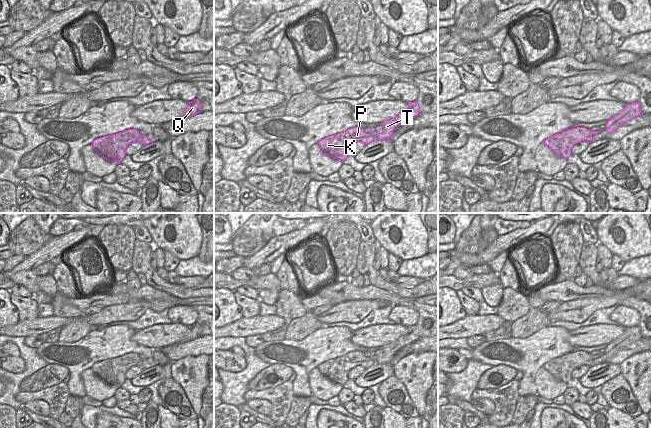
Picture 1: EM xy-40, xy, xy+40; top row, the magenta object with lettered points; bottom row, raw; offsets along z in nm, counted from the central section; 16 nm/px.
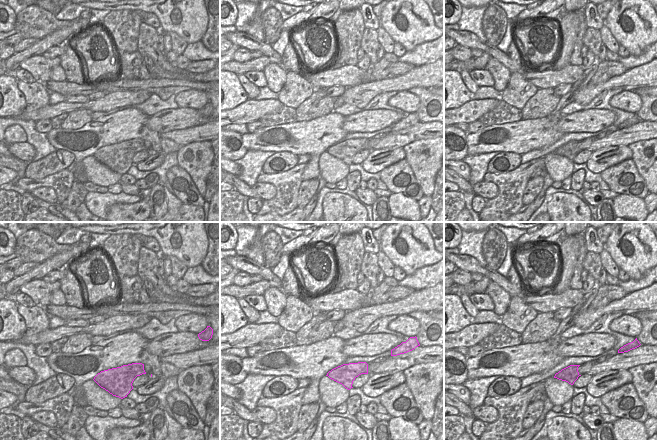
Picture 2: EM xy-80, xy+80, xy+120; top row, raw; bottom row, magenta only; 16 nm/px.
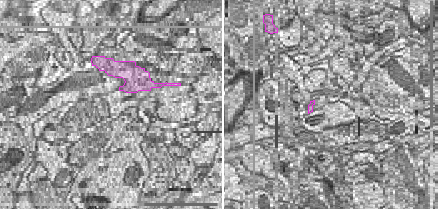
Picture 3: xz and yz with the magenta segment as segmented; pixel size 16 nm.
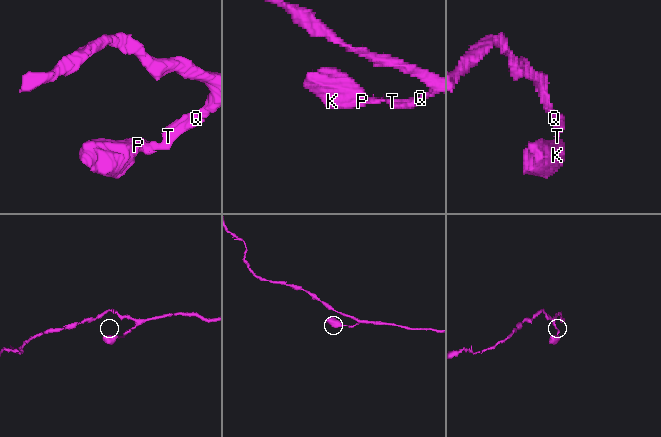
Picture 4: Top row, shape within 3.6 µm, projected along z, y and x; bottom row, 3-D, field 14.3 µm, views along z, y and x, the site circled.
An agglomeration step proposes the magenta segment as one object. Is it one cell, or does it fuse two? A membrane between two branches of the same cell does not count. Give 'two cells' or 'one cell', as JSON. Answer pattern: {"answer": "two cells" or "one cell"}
{"answer": "one cell"}

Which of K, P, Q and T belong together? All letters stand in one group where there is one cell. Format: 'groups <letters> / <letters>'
groups K P Q T

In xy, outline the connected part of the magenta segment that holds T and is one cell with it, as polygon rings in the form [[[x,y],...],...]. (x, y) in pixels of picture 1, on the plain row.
[[[414,325],[408,327],[408,332],[399,337],[396,341],[384,345],[382,348],[383,354],[381,357],[371,355],[367,357],[364,352],[353,351],[344,356],[325,361],[317,366],[319,371],[333,382],[344,386],[348,380],[348,372],[356,367],[363,366],[368,369],[375,364],[390,364],[393,356],[404,346],[411,344],[422,338],[419,328]]]

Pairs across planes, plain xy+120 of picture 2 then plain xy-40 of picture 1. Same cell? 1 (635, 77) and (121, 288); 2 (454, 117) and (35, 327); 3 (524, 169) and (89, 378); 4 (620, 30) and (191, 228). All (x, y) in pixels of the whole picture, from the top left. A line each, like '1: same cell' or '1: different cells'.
1: different cells
2: same cell
3: different cells
4: same cell

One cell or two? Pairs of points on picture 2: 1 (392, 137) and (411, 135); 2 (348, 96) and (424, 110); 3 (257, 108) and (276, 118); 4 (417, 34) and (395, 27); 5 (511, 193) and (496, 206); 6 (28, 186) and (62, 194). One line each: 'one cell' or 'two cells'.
1: one cell
2: two cells
3: two cells
4: one cell
5: one cell
6: one cell

